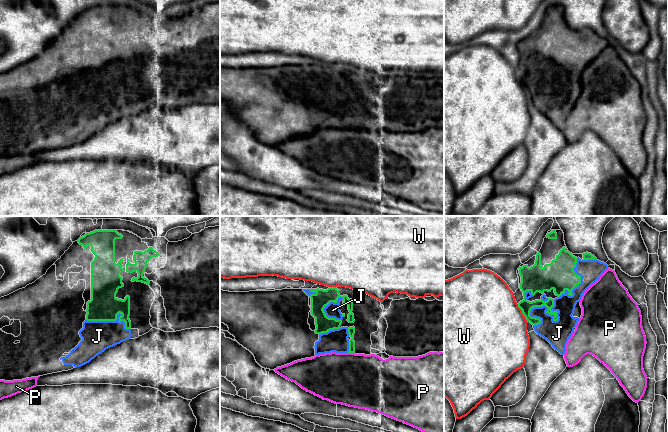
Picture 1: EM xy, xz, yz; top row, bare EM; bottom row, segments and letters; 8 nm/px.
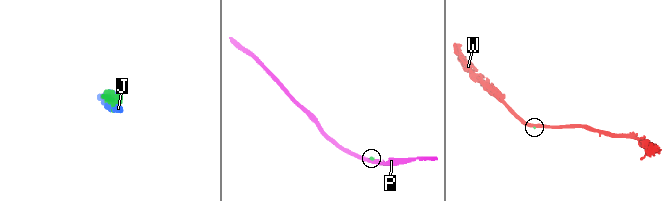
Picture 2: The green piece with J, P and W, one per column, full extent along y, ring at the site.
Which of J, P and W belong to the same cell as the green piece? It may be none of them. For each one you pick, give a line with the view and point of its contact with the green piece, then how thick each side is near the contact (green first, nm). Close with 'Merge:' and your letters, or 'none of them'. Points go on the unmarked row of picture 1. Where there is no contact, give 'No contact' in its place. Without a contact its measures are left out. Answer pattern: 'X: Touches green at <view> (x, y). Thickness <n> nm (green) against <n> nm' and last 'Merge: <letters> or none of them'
J: Touches green at yz (547, 83). Thickness 200 nm (green) against 200 nm
Merge: J

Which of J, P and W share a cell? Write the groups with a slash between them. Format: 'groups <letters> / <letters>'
groups J / P / W

